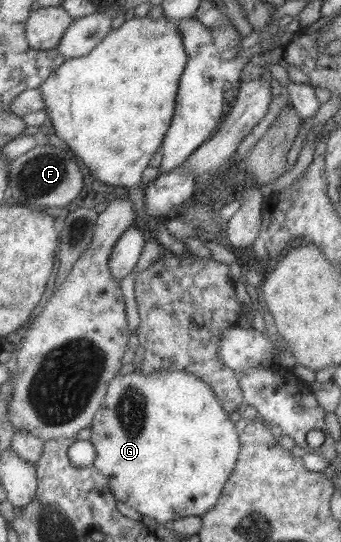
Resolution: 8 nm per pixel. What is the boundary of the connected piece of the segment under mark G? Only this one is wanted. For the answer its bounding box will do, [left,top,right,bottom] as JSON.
[89,368,238,524]

